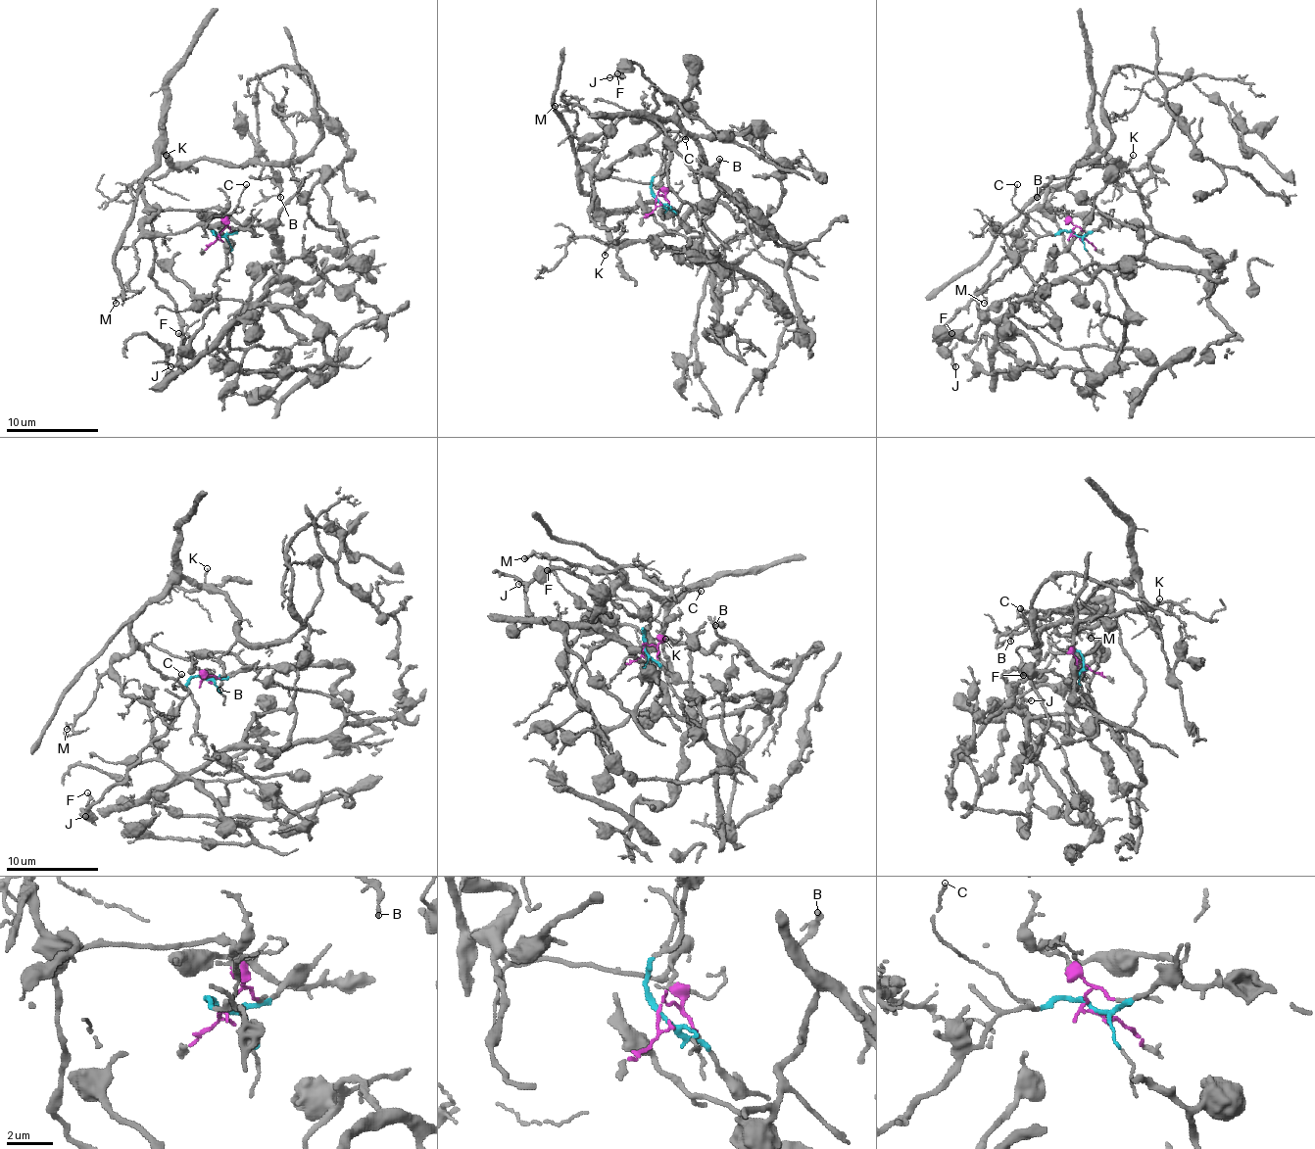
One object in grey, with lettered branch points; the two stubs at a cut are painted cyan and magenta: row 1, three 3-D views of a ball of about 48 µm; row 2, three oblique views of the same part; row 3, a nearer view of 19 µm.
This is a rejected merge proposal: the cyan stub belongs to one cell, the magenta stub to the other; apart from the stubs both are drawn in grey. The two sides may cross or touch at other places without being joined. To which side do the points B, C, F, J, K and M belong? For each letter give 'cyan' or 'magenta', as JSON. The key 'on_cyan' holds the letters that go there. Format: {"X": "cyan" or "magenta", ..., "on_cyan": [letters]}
{"B": "magenta", "C": "cyan", "F": "cyan", "J": "cyan", "K": "magenta", "M": "magenta", "on_cyan": ["C", "F", "J"]}

